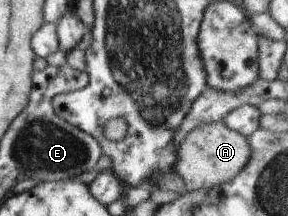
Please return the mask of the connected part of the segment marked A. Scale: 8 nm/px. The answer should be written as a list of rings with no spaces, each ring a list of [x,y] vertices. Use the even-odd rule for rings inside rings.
[[[223,122],[209,123],[192,130],[178,146],[175,172],[185,182],[186,192],[209,189],[218,184],[231,182],[251,158],[251,146],[246,136],[231,130]]]

